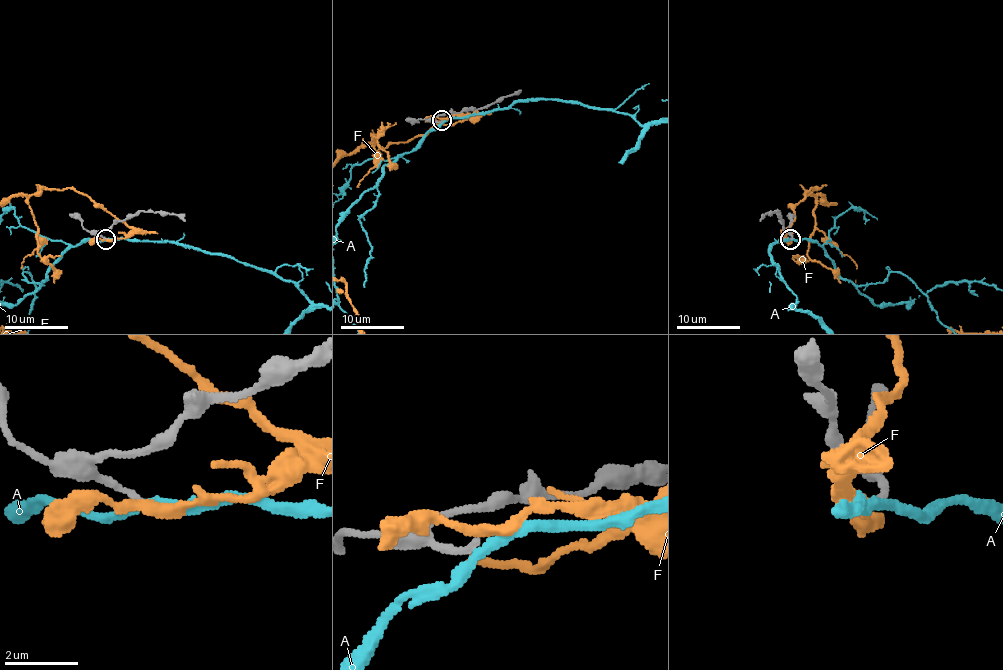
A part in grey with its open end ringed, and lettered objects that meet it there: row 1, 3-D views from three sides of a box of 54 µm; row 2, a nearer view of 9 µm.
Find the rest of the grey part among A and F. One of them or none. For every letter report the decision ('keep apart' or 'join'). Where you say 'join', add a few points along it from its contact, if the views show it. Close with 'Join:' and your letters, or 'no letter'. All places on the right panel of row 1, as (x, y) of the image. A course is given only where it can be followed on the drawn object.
A: keep apart
F: keep apart
Join: no letter

